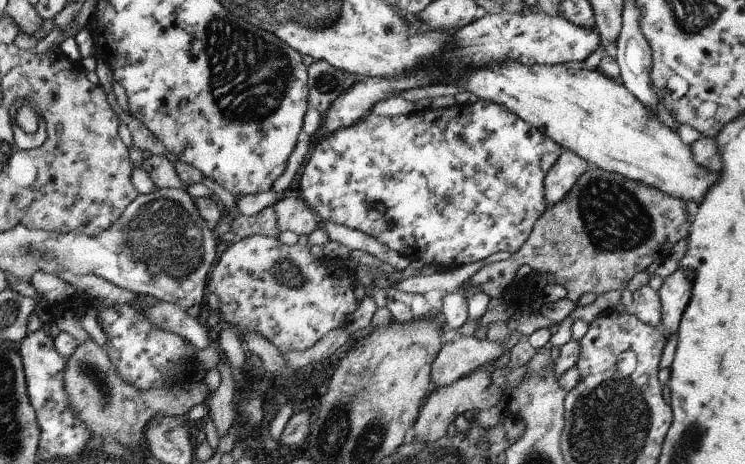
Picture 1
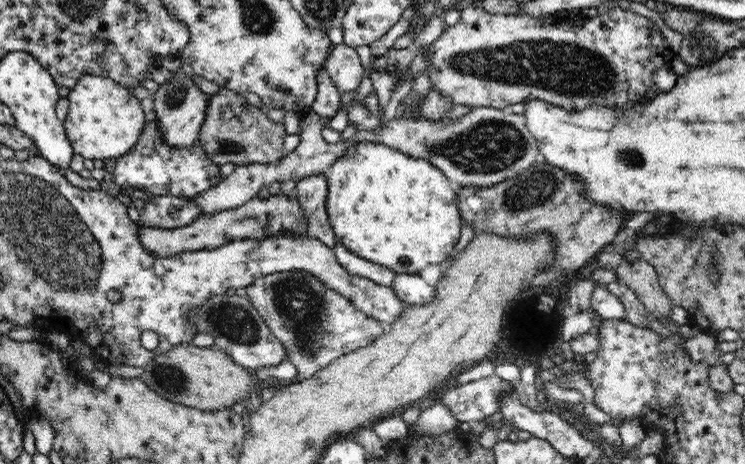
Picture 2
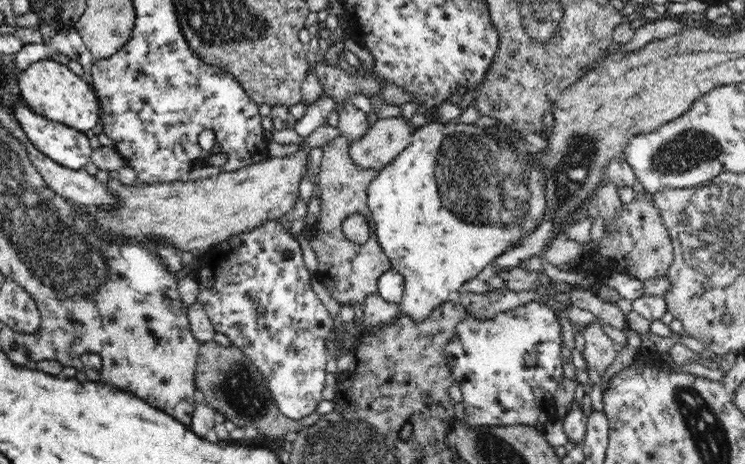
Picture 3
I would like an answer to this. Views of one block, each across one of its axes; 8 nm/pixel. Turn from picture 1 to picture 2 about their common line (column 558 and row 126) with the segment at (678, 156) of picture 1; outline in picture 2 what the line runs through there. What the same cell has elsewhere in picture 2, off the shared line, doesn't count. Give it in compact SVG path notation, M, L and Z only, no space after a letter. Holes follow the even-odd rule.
M86 74L78 78L67 98L70 112L63 125L68 140L76 154L90 160L116 160L124 156L138 142L147 123L140 100L125 86L108 77Z

